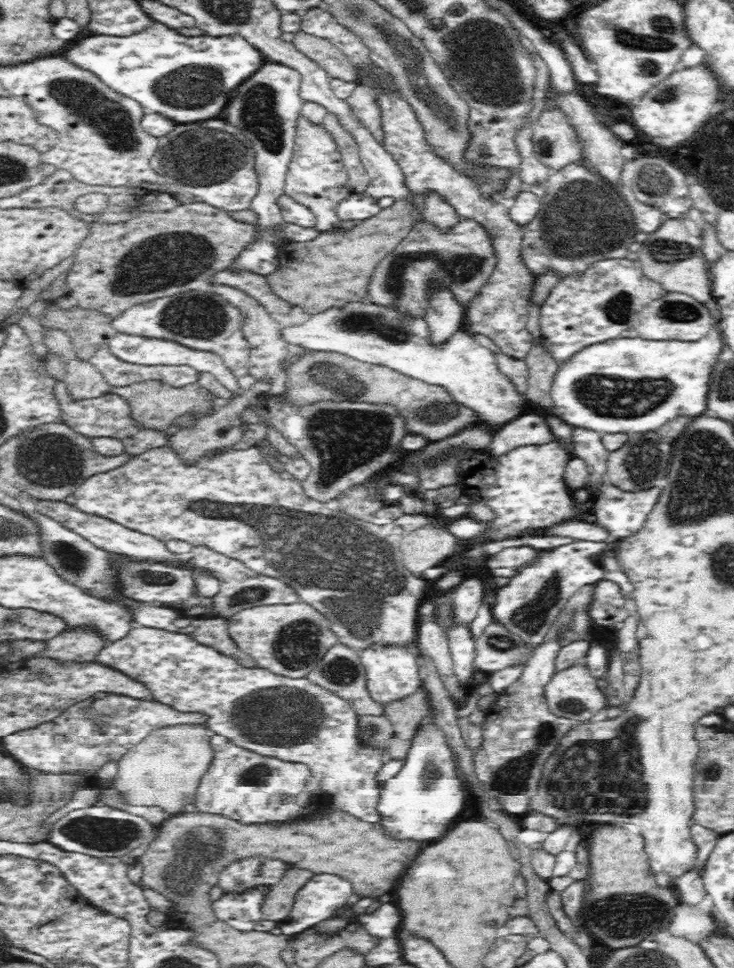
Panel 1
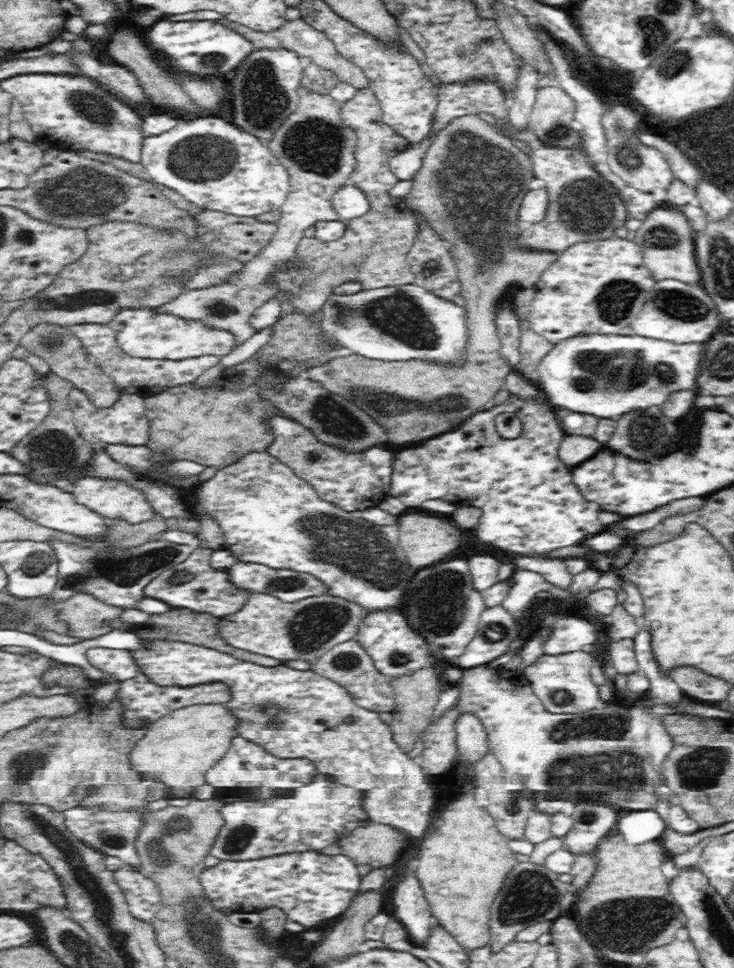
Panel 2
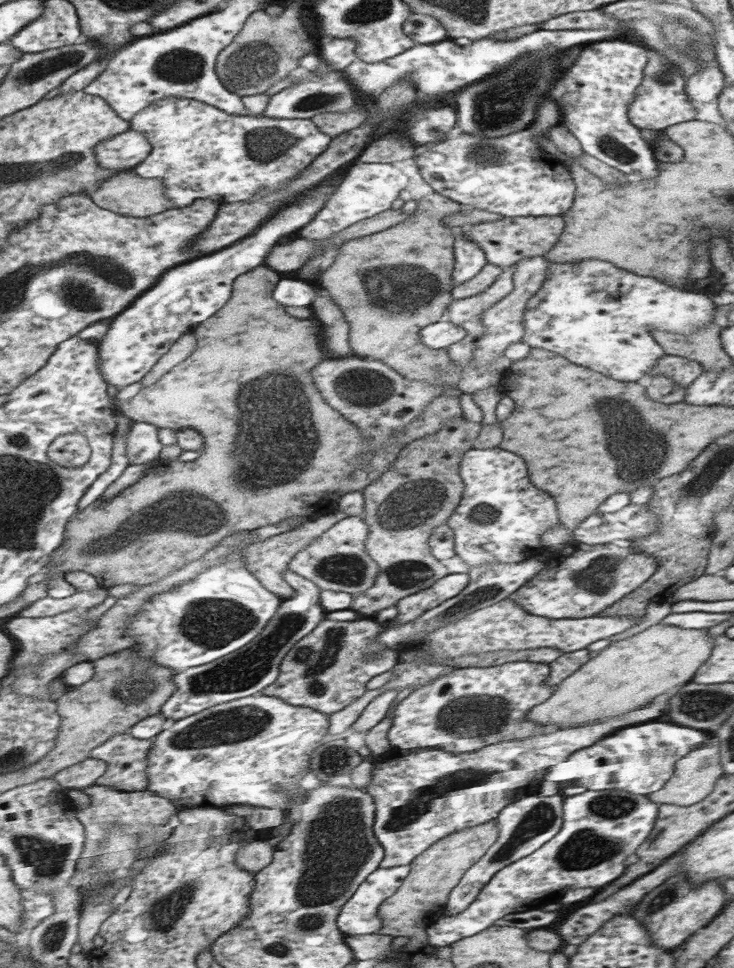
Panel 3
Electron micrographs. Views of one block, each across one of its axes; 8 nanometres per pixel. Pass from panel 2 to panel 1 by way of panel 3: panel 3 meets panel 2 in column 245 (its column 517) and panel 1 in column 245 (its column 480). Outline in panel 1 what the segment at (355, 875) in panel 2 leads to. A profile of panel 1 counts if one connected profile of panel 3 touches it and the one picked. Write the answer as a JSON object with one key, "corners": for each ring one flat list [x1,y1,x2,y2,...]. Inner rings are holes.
{"corners":[[262,885,260,887,248,889,248,892,242,892,236,895,236,893,224,893,219,900,212,902,212,909,216,918,222,920,224,923,228,923,232,928,240,930,242,932,248,932,248,930,254,930,254,924,262,919,262,904,264,904,264,898,266,894,270,892,271,887]]}

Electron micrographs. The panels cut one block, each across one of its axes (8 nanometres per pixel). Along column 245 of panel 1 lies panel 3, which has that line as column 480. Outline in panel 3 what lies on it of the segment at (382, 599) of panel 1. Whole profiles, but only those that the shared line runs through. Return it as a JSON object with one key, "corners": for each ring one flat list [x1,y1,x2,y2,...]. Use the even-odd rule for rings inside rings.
{"corners":[[473,448,464,452,459,469,465,492,460,506,448,519,456,555,468,568,483,563,514,563,533,556,531,550,541,547,541,537,549,528,559,526,558,509,553,500,533,488,527,480,519,456,499,448]]}

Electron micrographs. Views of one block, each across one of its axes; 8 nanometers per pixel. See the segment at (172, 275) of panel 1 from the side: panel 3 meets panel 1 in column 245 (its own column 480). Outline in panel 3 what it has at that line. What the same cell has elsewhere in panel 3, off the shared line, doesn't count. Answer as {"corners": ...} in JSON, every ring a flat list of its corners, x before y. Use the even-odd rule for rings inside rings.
{"corners":[[557,215,501,217,491,222,462,226,460,229,463,229,461,234,467,240,473,240,473,244,481,248,487,263,504,269,529,256,545,256,545,253,557,242,563,226,563,219]]}

